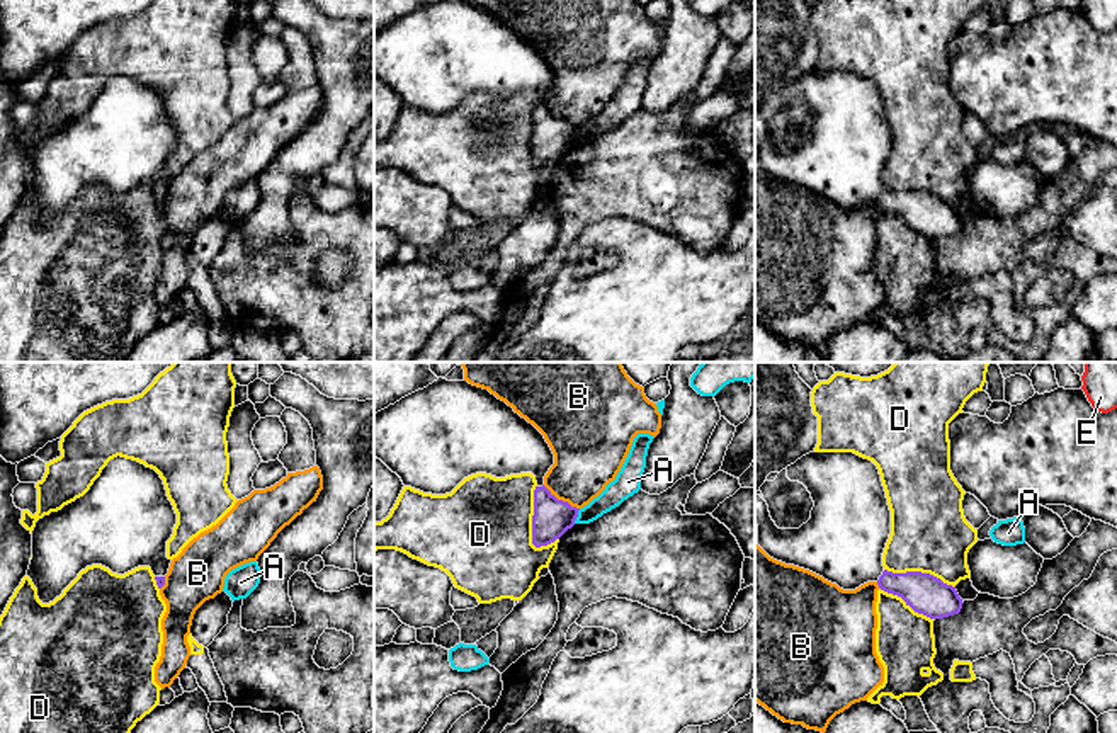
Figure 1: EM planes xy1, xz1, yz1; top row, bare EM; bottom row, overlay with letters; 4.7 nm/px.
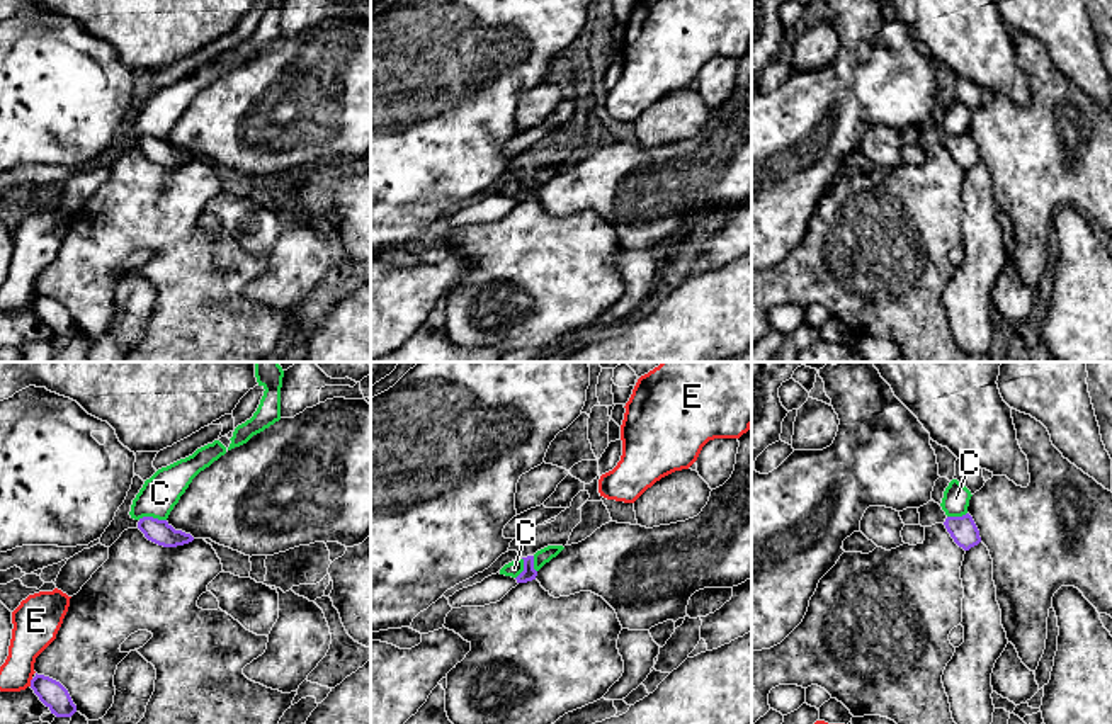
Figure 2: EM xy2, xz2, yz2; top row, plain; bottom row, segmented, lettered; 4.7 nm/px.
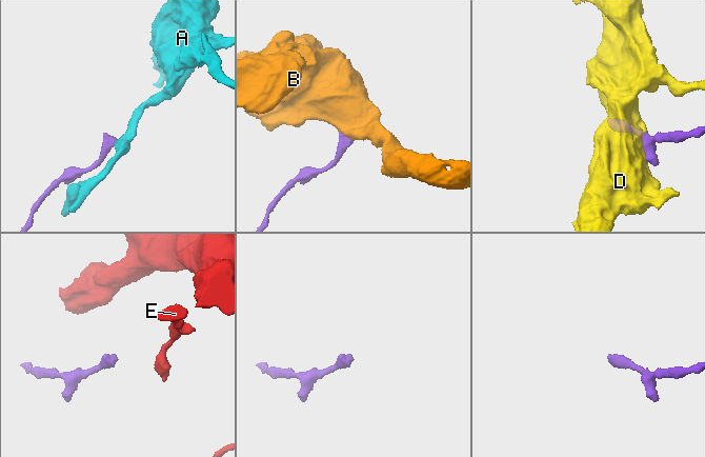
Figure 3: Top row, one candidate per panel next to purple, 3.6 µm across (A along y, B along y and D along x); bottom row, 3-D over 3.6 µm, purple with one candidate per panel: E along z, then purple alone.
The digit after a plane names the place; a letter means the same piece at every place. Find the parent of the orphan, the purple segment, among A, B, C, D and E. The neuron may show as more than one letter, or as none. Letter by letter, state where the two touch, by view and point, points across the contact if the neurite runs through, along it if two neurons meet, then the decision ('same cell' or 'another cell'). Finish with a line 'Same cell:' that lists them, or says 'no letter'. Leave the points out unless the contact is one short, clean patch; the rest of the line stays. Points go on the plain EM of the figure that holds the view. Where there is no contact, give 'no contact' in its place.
A: xz1 (577, 135) | along xz1 (580, 128), (573, 142) | another cell
B: xz1 (561, 119) | along xz1 (543, 104), (558, 118), (578, 128) | another cell
C: xy2 (152, 136) | along xy2 (138, 138), (157, 136), (165, 140) | another cell
D: xz1 (532, 136) | another cell
E: xy2 (31, 301) | another cell
Same cell: no letter

